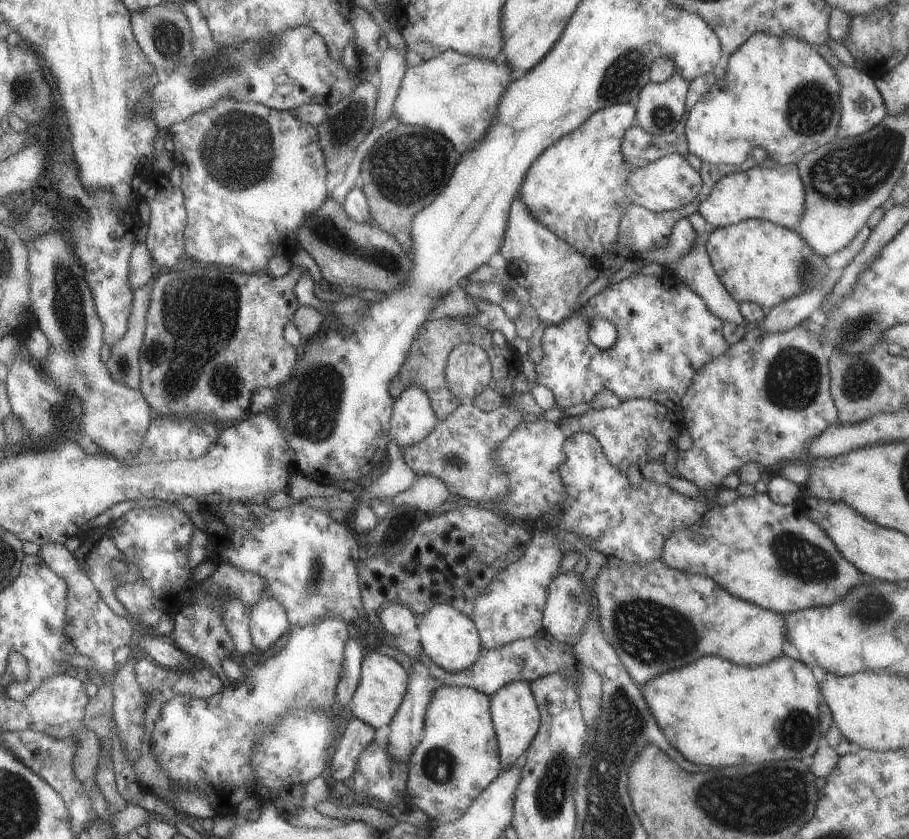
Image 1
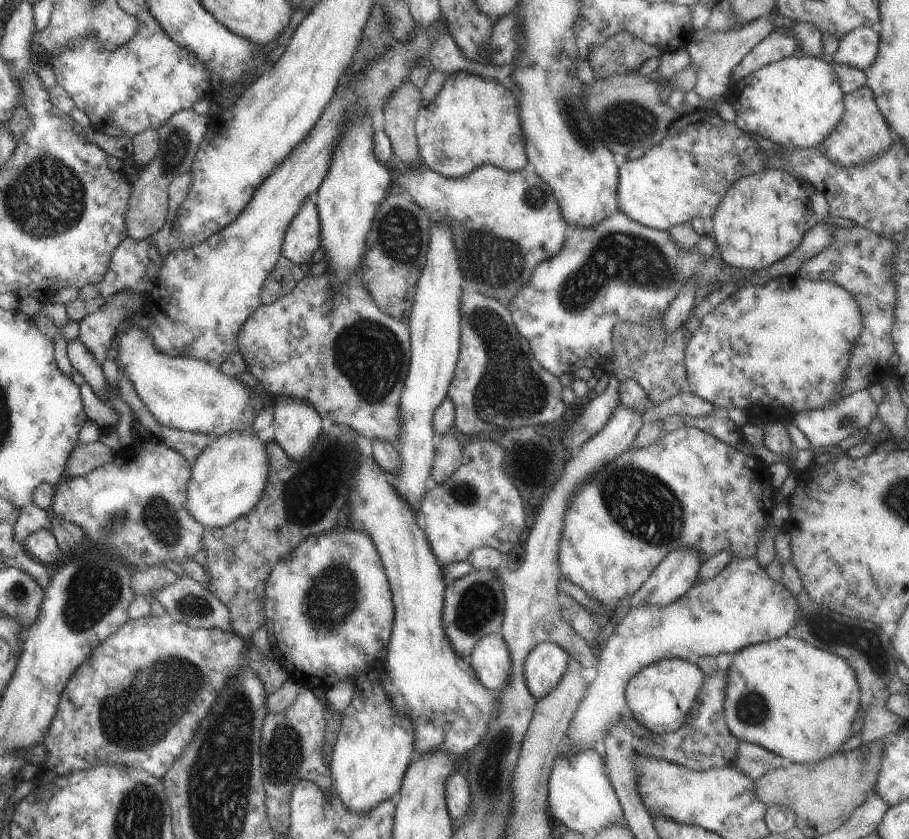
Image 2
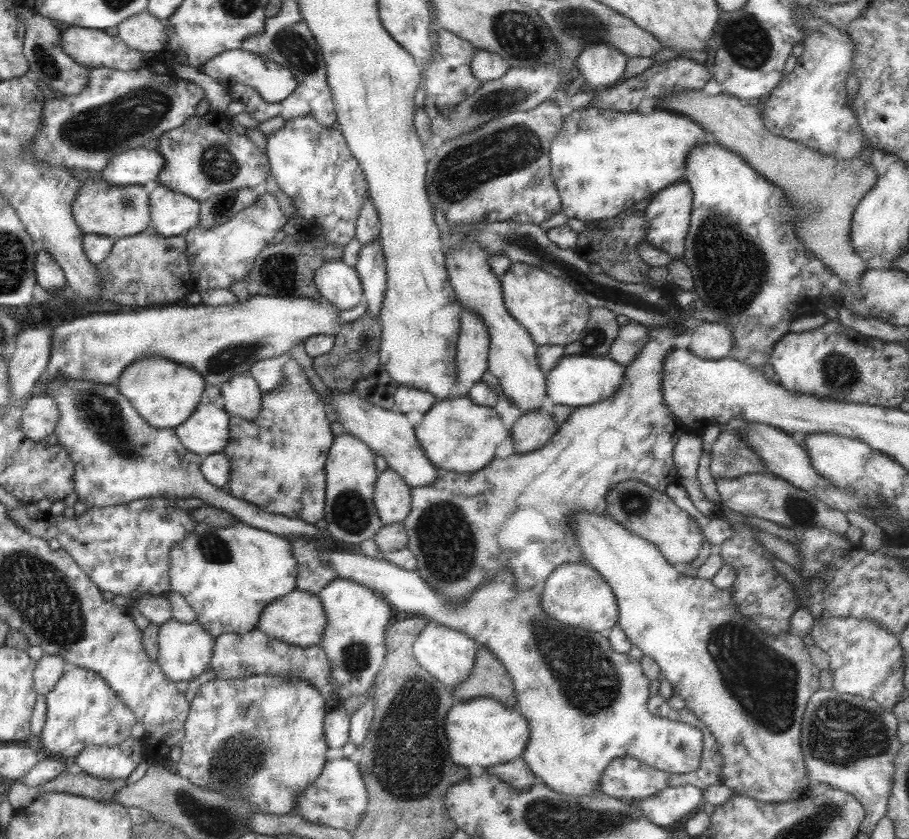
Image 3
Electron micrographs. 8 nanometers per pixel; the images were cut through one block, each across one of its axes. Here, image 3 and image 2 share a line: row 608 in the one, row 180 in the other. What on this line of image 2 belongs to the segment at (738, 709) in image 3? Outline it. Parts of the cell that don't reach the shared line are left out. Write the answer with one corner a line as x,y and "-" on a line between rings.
714,108
680,114
660,144
648,149
642,157
620,161
619,210
634,222
659,231
690,222
697,216
710,220
732,184
767,168
767,156
747,136
734,121
722,120

